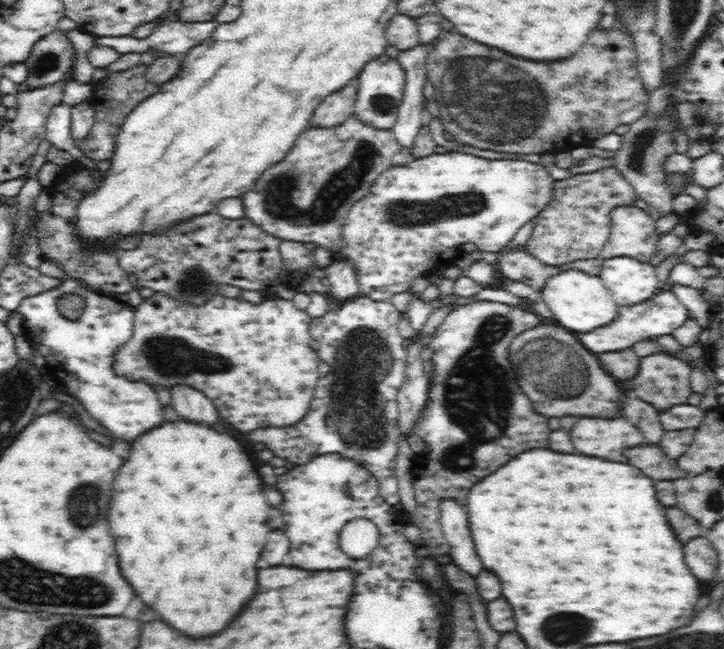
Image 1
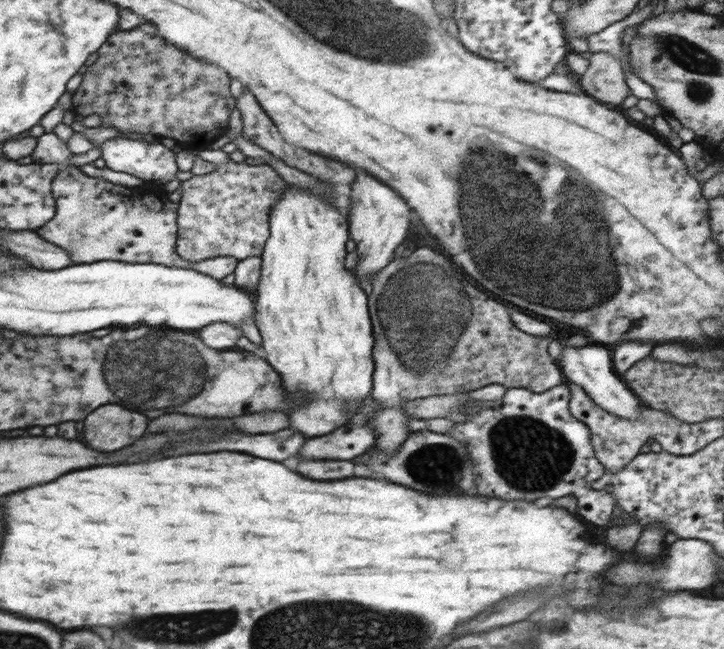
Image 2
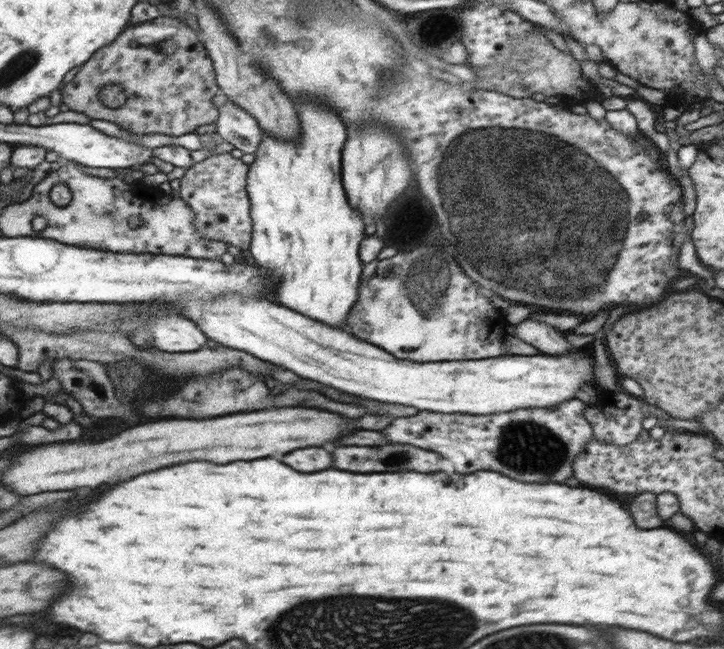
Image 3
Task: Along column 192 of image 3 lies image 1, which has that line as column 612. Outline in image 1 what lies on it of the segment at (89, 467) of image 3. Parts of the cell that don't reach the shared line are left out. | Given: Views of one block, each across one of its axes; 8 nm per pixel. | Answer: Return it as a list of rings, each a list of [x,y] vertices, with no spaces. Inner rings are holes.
[[[578,418],[570,430],[576,452],[586,456],[608,458],[624,462],[622,450],[644,442],[642,432],[626,420],[602,420],[602,418]]]

